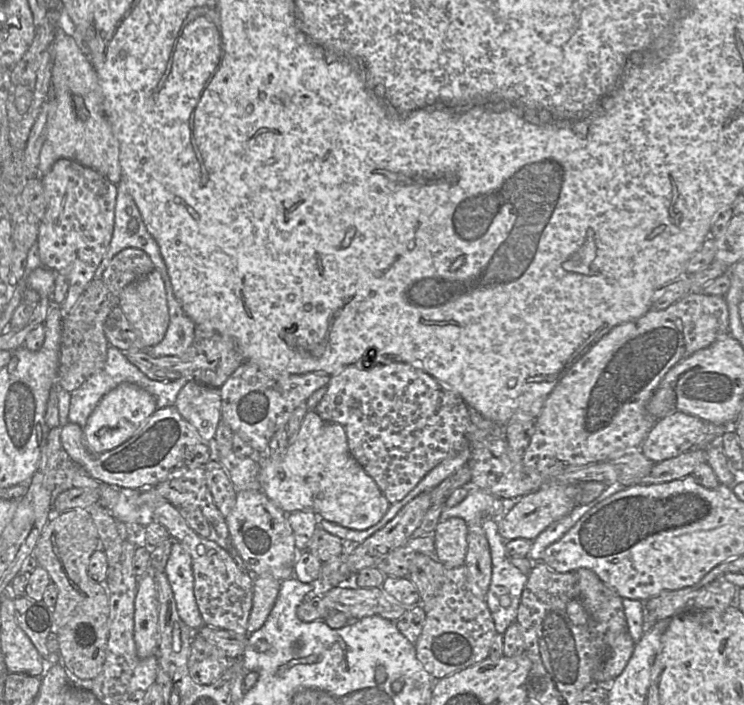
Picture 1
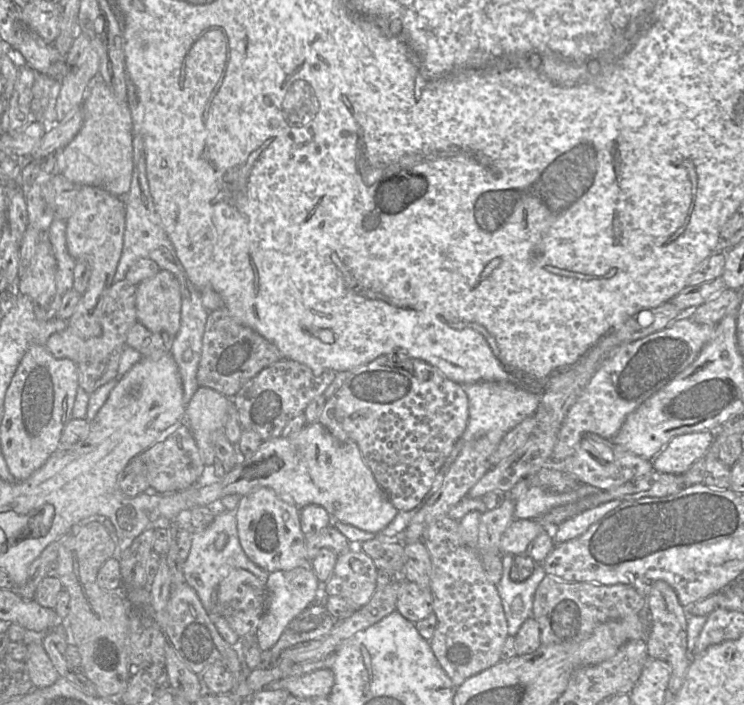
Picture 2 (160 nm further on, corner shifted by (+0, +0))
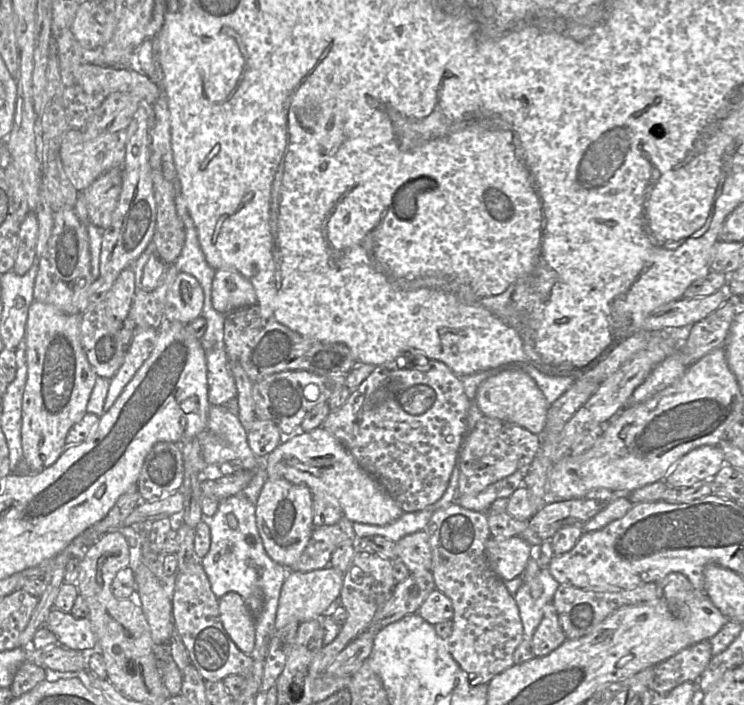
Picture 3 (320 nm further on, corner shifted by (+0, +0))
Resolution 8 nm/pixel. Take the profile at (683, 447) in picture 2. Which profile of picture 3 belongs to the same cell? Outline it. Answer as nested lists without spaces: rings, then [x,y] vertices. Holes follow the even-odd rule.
[[[704,445],[684,455],[672,467],[665,481],[672,488],[689,487],[712,479],[725,463],[720,446]]]

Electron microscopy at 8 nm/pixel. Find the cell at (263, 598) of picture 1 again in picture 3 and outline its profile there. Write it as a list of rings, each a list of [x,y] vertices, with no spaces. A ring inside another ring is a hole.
[[[330,566],[310,572],[289,571],[281,588],[274,631],[323,617],[339,602],[342,585],[343,573]]]

